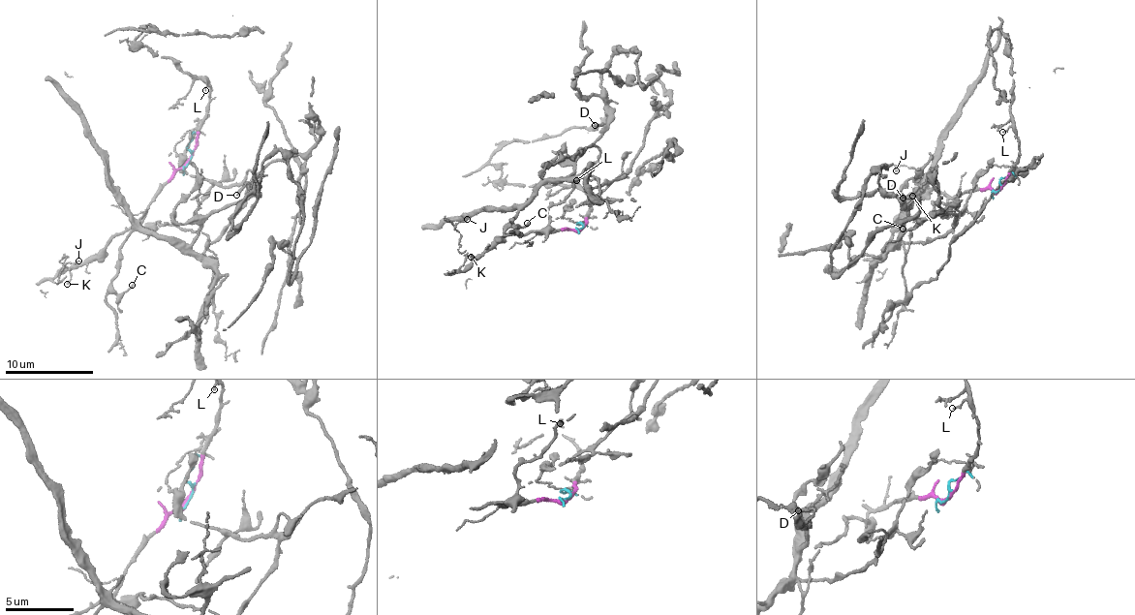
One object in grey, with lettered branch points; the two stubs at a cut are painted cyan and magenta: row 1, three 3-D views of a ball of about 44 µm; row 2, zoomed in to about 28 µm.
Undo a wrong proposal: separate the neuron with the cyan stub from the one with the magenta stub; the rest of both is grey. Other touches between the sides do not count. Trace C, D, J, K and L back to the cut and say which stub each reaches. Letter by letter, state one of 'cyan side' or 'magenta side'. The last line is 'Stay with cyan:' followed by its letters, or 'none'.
C: cyan side
D: cyan side
J: magenta side
K: magenta side
L: magenta side
Stay with cyan: C, D

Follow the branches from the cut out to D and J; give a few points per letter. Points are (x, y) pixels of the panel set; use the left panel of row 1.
D: (189, 160), (190, 130), (181, 168), (247, 186), (198, 254), (210, 213), (248, 189), (236, 195)
J: (189, 160), (158, 187), (138, 224), (111, 235), (80, 263), (70, 267), (59, 260), (79, 261)

